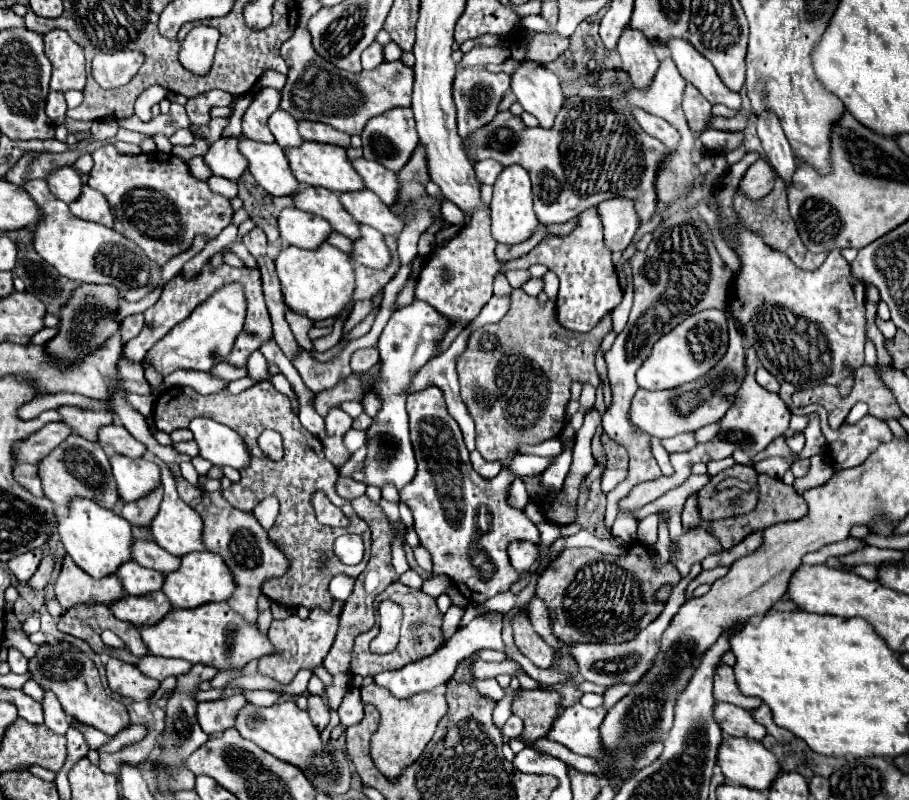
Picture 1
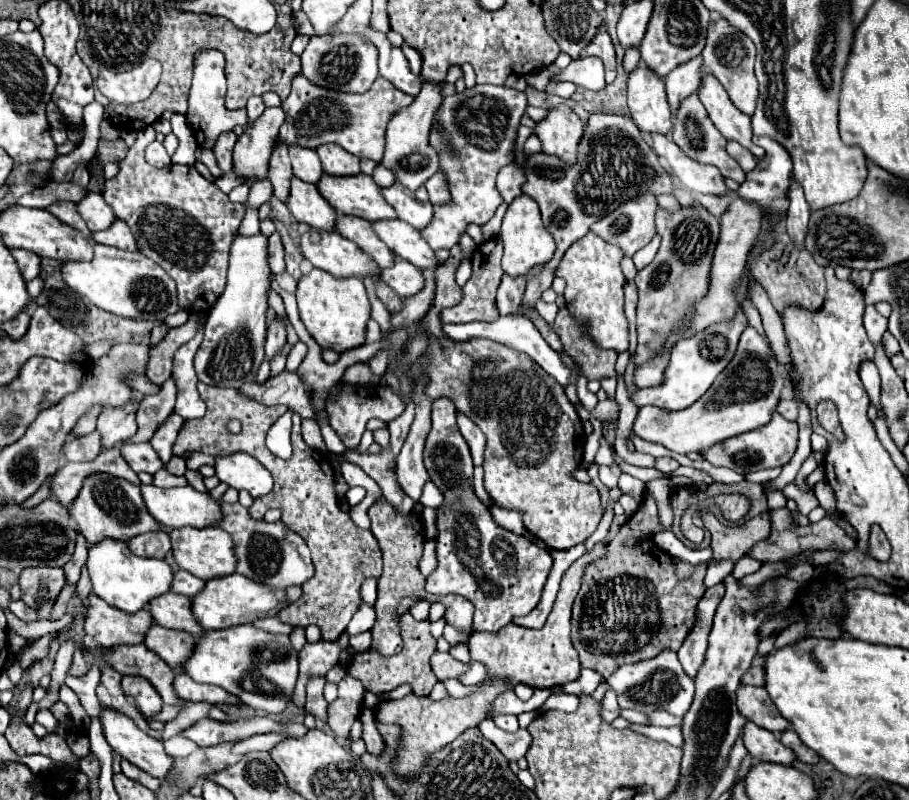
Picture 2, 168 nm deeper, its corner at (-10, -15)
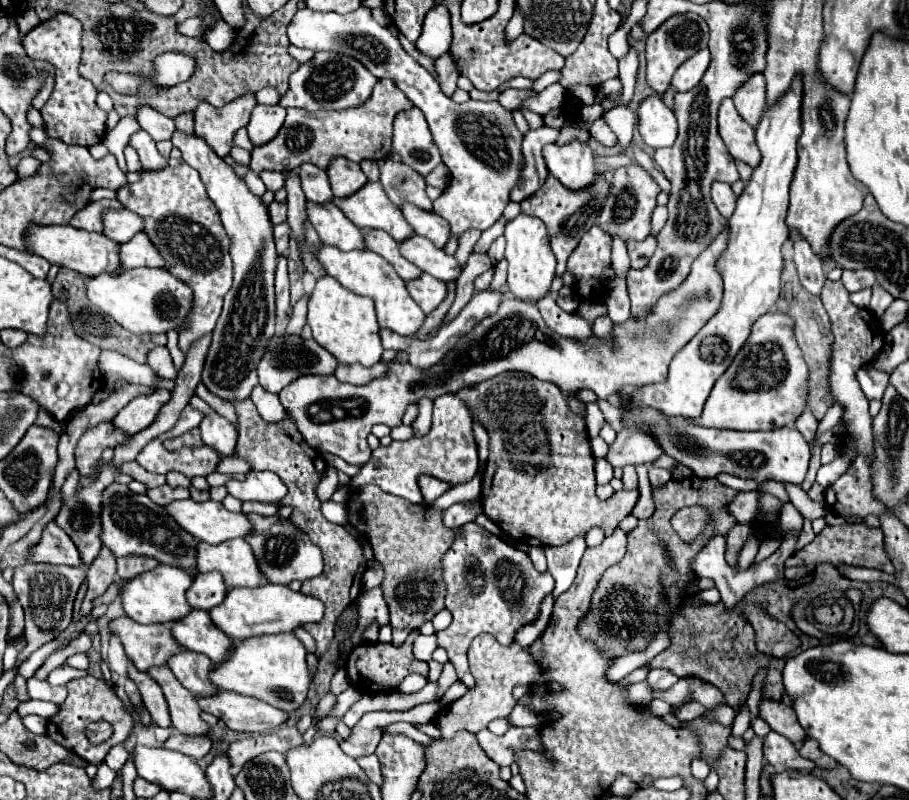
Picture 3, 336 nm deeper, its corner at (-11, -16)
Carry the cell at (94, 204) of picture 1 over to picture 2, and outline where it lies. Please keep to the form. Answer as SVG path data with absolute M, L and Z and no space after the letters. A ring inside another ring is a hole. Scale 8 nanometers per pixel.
M116 219L116 221L114 221L108 229L104 229L104 231L94 231L92 237L94 237L98 243L112 245L112 247L118 247L118 249L126 249L126 251L134 251L134 249L136 249L134 235L130 233L130 227L128 227L122 219Z

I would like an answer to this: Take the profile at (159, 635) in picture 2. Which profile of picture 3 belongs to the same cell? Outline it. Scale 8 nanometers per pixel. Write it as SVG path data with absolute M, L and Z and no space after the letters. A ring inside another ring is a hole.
M183 650L179 656L171 658L169 668L173 670L175 678L195 696L213 696L219 692L219 688L209 680L213 662L203 654Z

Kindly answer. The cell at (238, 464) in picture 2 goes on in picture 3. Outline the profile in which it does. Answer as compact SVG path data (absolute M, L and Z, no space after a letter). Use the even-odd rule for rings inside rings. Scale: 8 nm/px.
M251 470L247 474L247 480L243 482L231 480L227 484L227 490L241 502L255 500L265 504L277 504L287 494L287 486L281 482L279 476L275 476L273 472L257 472L257 470Z

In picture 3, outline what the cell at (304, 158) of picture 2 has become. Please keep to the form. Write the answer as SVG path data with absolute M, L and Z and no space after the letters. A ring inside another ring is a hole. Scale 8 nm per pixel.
M303 164L303 168L299 170L299 176L301 176L303 192L309 202L313 204L333 202L333 192L329 188L327 172L323 172L321 168L315 168L313 164Z

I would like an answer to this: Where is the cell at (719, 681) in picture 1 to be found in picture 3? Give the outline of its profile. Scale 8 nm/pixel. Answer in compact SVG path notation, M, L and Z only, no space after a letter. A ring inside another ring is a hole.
M761 700L759 710L761 710L761 718L771 726L771 730L775 730L777 734L789 738L795 746L803 744L807 734L801 728L801 724L797 722L797 716L795 716L791 706L783 704L783 702Z

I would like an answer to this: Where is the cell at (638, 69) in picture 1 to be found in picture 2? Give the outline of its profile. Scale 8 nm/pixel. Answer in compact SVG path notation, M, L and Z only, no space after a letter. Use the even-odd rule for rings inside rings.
M640 63L628 77L628 109L640 131L668 133L672 127L664 79L646 63Z

